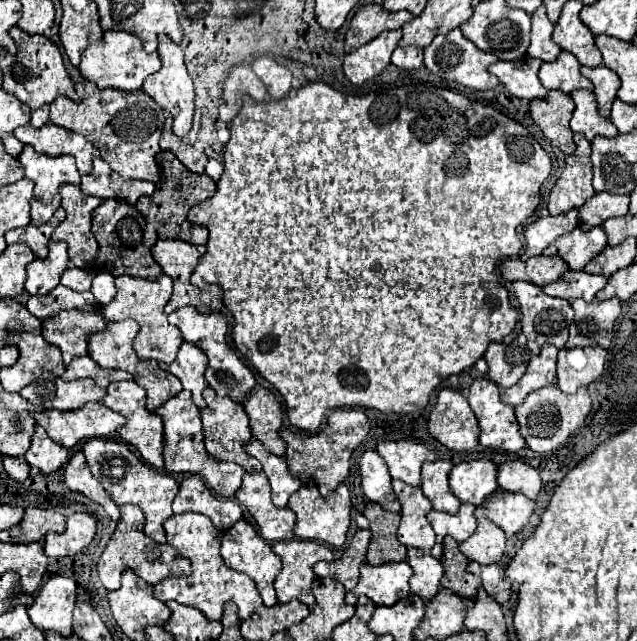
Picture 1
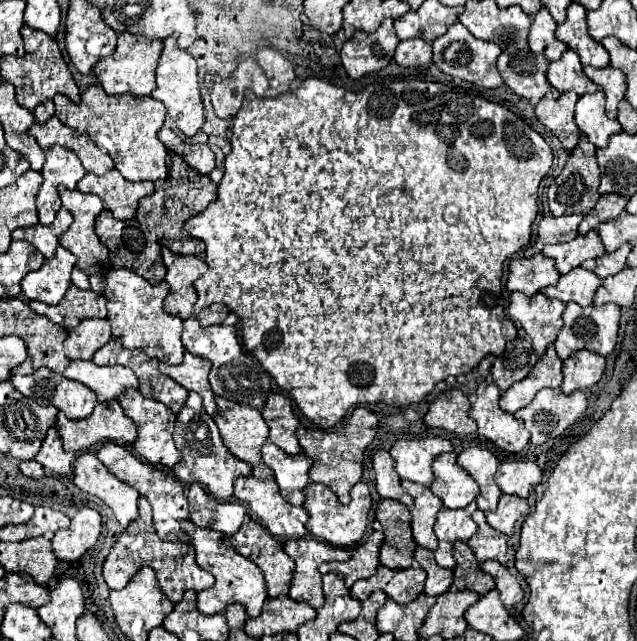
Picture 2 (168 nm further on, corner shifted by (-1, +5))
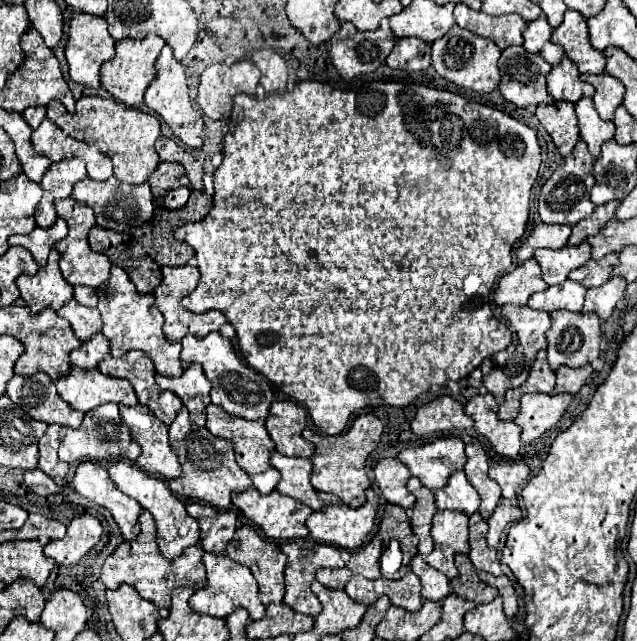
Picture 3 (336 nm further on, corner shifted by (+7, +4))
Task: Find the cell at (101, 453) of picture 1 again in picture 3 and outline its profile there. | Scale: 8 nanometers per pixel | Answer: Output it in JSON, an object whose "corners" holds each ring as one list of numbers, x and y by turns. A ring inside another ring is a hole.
{"corners":[[110,462,108,466,108,474,112,478,112,482,130,498,138,500,142,508,146,508,152,516,154,516,154,522,156,522,156,544,162,552,164,558,172,560,176,556,182,554,184,548,188,546,194,546,198,544,200,540,200,526,196,524,194,518,190,518,186,514,186,508,184,508,184,502,180,502,180,498,176,494,172,494,172,490,168,490,168,484,162,480,162,478,154,478,154,476,148,476,144,470,136,468,134,464,130,462]]}

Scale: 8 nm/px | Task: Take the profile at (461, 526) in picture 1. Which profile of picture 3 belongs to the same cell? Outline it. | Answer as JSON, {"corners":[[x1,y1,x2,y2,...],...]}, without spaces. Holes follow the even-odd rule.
{"corners":[[438,510,432,522,434,550,424,556,428,566,440,570,450,580,456,576,454,554,468,554,468,516,458,510]]}

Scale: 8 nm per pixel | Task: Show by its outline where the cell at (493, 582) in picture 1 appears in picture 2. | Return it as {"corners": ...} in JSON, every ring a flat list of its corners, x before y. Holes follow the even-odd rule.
{"corners":[[486,561,480,565,484,573,488,573,496,581,496,589,500,591,500,599,506,607,514,607,516,603,522,601,524,591,518,583,518,579,508,571,508,567,496,563,496,561]]}

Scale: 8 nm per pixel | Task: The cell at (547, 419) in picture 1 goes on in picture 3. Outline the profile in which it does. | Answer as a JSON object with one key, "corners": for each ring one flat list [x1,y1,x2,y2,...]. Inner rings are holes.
{"corners":[[524,394,520,412,512,420,522,428,522,442,532,442,556,426,572,402,570,394]]}

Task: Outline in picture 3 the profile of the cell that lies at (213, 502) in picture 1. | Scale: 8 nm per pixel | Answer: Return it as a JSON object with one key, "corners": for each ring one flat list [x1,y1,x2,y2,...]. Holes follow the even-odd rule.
{"corners":[[200,502,186,504,186,510,200,524,202,548,206,552,214,552,214,554,224,552,228,542,234,536,238,514,234,510,216,510,212,506,206,506]]}

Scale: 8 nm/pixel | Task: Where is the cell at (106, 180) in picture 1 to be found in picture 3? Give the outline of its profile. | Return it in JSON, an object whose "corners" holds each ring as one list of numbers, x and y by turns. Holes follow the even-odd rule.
{"corners":[[114,176,104,180,104,182,96,182,92,178,84,178,84,180,76,182,72,196,76,200,86,202,88,206,92,206,98,226,108,228,108,230,116,230,116,232,128,230,134,222,136,224,146,222,152,216,152,212,154,212,152,194,150,194,150,186,148,184,140,184,140,186,124,184,124,182,118,182]]}

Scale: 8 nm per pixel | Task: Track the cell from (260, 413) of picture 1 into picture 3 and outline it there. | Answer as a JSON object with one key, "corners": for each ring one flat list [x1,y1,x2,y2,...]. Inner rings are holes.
{"corners":[[290,400,274,402,264,426,276,446,276,452,284,456,312,456,314,444,302,438,302,430,306,428,306,414,302,406]]}

